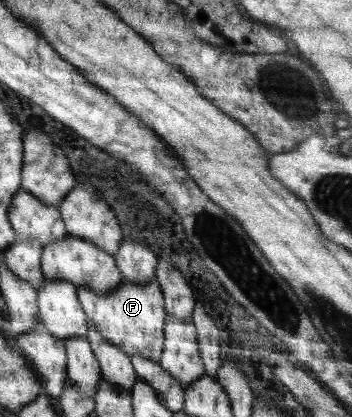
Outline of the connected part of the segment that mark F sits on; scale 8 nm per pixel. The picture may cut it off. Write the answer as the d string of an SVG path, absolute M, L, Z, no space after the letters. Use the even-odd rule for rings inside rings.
M156 279L145 284L123 282L118 290L104 295L92 291L91 288L80 288L79 298L88 320L94 324L98 335L104 336L116 347L123 348L132 359L138 354L159 361L163 350L164 322L167 313L164 296Z

